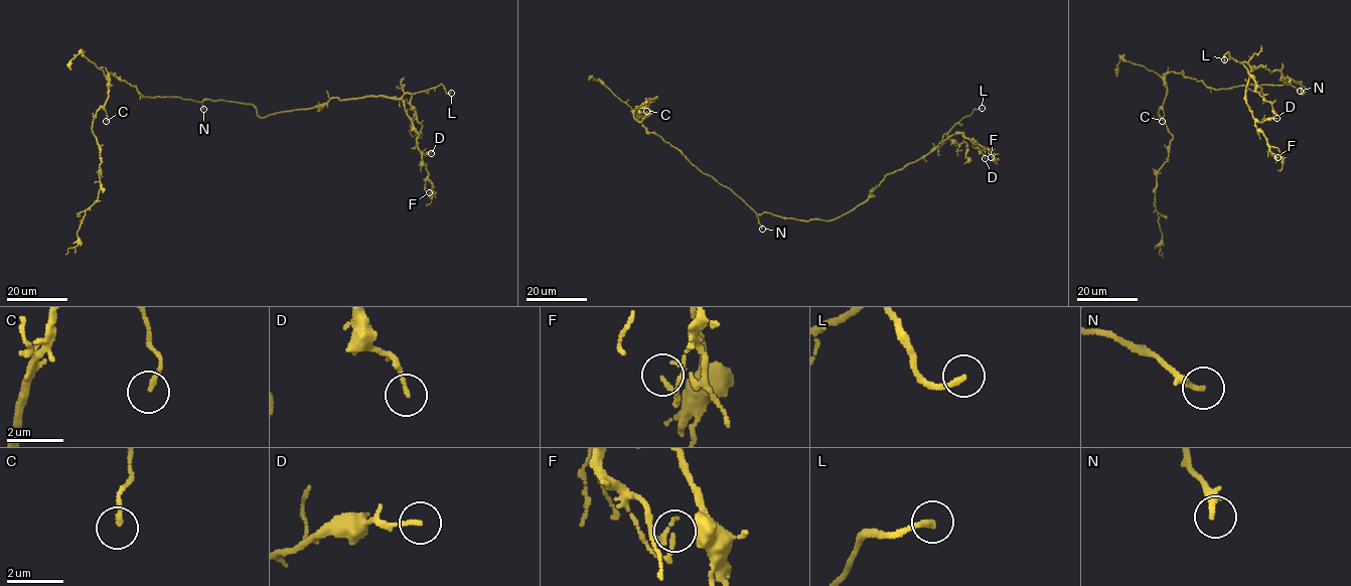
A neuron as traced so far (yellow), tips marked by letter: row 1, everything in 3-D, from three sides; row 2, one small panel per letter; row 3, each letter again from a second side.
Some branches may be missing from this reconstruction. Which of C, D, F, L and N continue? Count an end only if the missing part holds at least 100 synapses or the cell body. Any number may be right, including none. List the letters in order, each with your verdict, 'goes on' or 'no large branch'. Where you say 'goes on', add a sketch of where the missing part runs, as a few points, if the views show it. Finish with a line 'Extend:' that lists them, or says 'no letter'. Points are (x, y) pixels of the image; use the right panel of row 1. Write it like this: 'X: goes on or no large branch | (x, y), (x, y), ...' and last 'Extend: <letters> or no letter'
C: no large branch
D: no large branch
F: no large branch
L: goes on | (1224, 59), (1229, 53), (1261, 74)
N: goes on | (1300, 91), (1325, 125), (1323, 142), (1302, 193), (1303, 205), (1321, 229), (1317, 257), (1321, 262), (1317, 259)
Extend: L, N

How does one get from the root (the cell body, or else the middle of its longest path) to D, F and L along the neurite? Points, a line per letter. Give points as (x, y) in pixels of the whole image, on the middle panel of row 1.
D: (752, 209), (803, 221), (837, 218), (862, 204), (887, 175), (925, 157), (955, 133), (963, 134), (985, 158)
F: (752, 209), (803, 221), (837, 218), (862, 204), (887, 175), (925, 157), (955, 133), (992, 149), (991, 157)
L: (752, 209), (803, 221), (837, 218), (862, 204), (887, 175), (929, 154), (956, 124), (982, 108)

